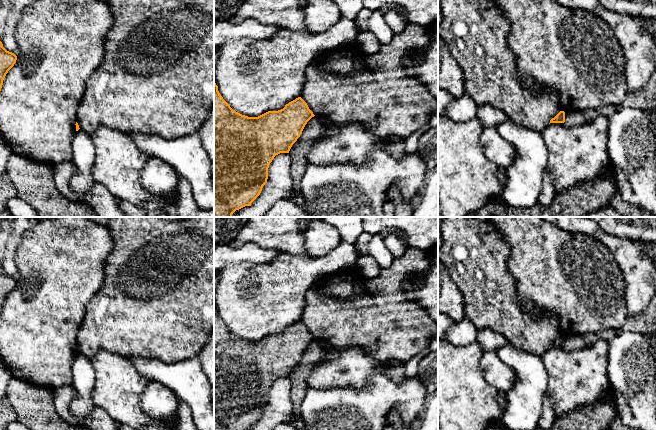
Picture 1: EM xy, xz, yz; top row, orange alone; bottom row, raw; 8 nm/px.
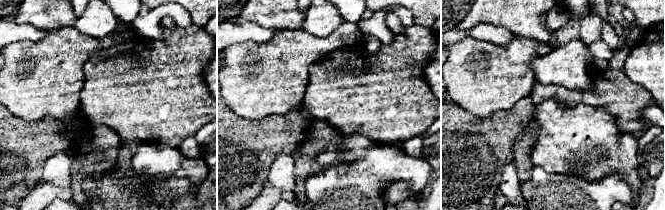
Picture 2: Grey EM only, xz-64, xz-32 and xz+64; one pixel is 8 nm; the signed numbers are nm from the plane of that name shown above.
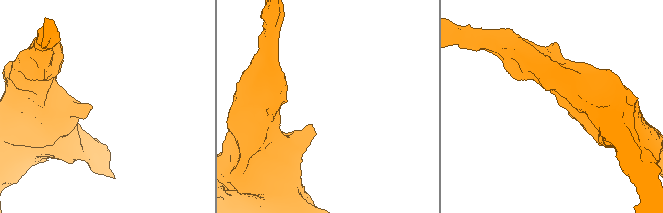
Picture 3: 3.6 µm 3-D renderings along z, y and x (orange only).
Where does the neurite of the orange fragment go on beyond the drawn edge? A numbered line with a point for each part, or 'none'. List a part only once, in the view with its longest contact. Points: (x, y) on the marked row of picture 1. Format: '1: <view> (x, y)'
none

